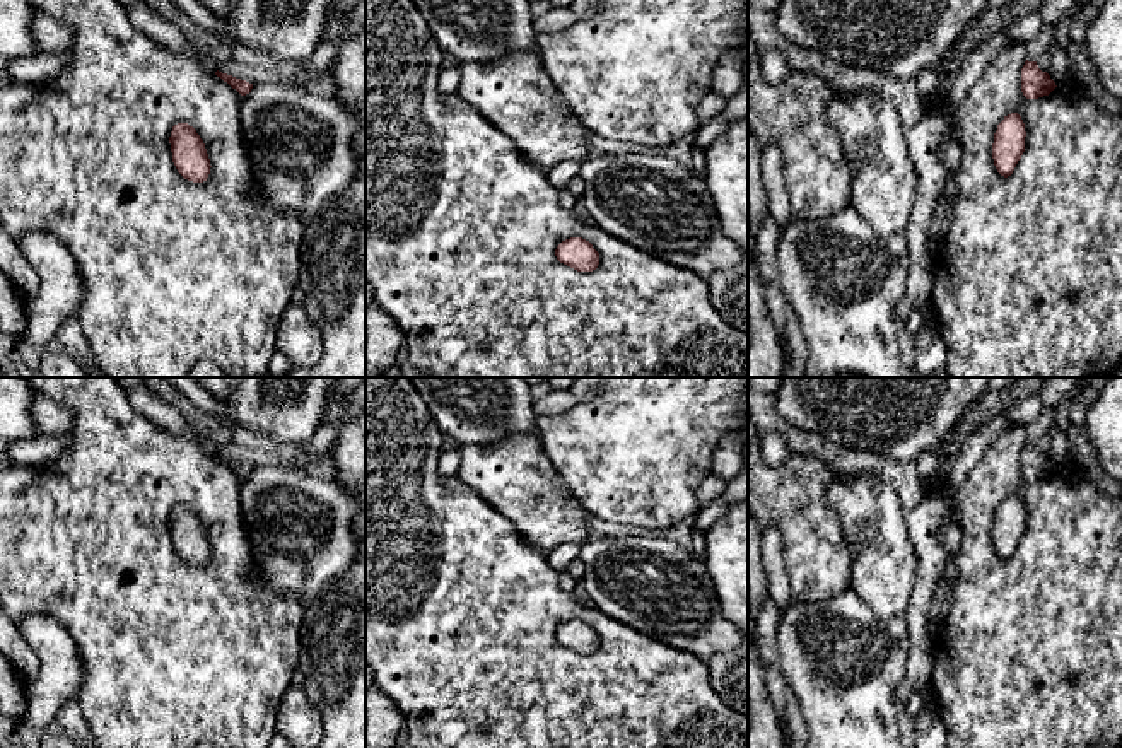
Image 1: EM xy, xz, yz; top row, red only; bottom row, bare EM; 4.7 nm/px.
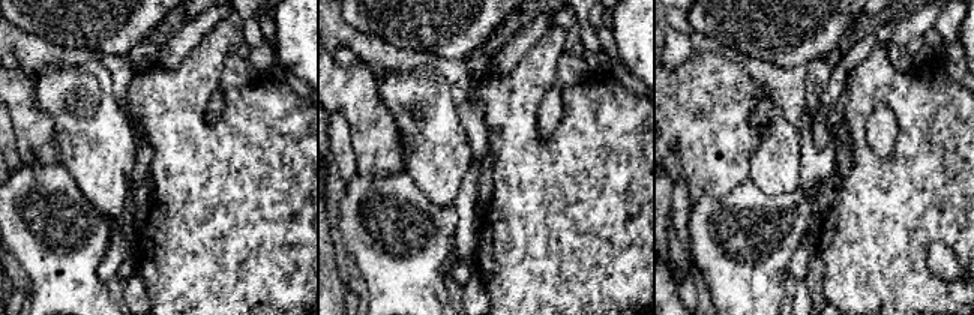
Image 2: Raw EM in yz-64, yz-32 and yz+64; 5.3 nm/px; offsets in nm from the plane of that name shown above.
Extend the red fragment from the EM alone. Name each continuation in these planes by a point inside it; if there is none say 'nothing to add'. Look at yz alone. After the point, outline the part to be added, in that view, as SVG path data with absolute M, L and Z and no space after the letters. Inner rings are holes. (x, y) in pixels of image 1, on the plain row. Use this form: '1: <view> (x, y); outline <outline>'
nothing to add

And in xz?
nothing to add

